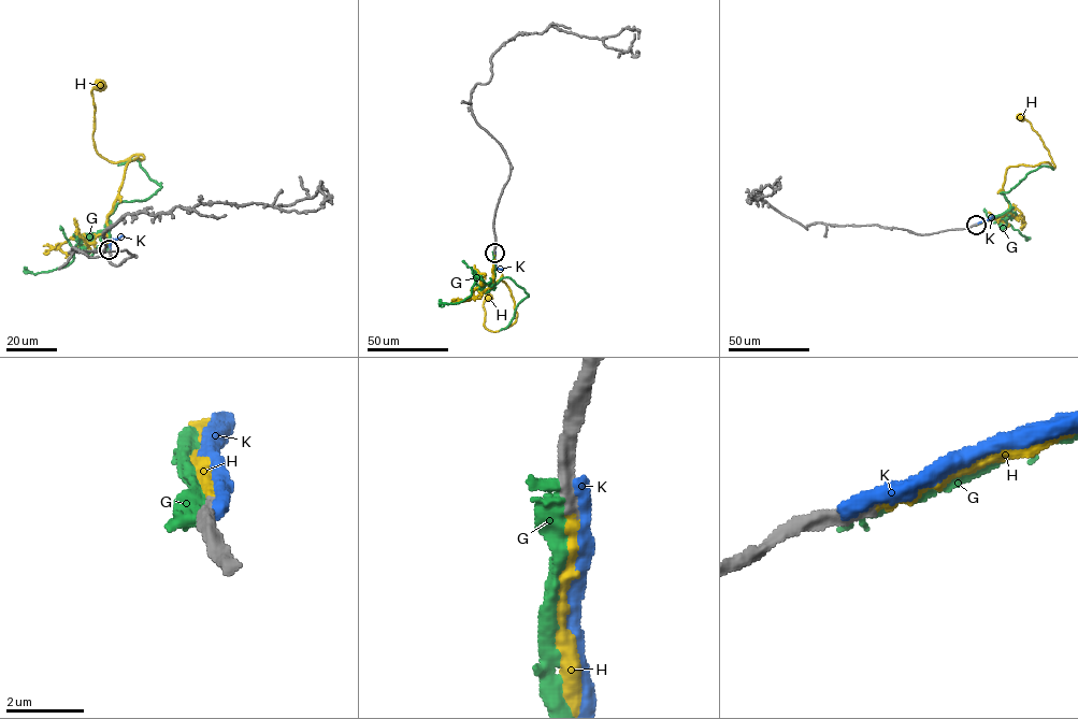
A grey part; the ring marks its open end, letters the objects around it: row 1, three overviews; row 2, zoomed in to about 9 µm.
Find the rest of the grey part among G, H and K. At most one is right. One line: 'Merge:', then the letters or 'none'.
Merge: H

